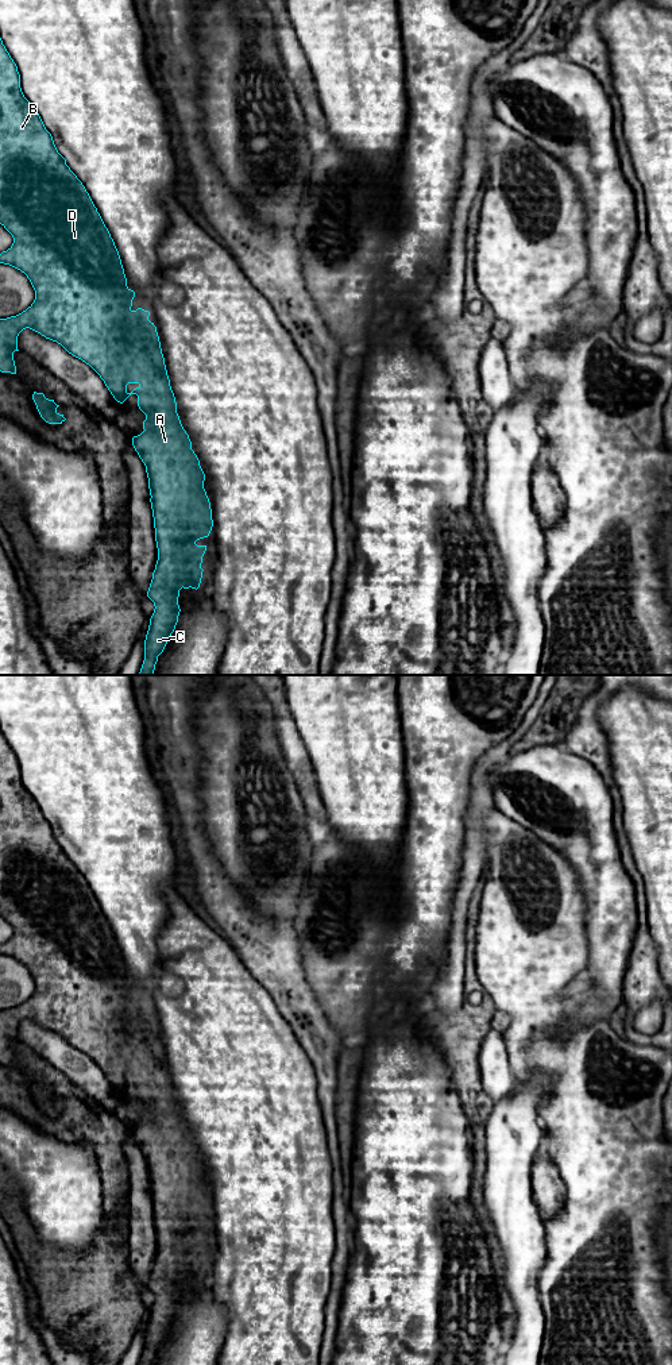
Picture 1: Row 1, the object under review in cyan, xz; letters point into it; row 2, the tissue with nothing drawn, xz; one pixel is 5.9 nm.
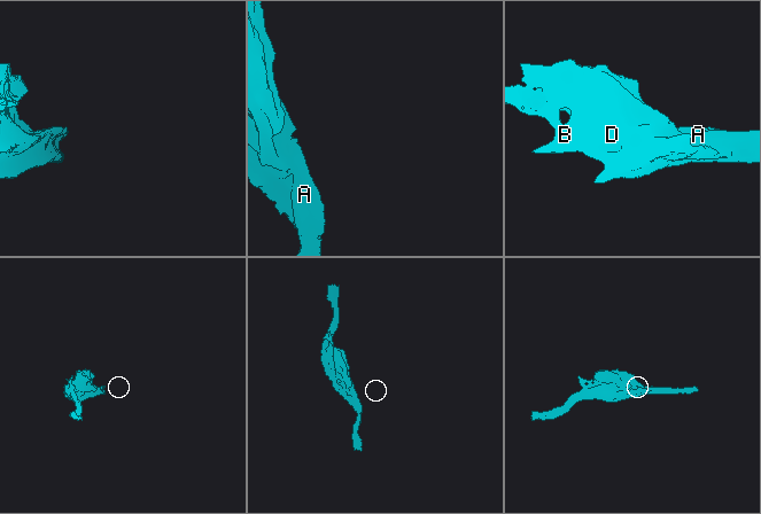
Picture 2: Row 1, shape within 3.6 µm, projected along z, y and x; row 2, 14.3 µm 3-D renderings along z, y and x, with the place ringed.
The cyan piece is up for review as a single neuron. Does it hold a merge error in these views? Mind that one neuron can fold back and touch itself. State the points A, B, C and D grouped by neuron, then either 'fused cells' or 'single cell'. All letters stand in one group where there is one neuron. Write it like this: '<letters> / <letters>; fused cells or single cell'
A B C D; single cell

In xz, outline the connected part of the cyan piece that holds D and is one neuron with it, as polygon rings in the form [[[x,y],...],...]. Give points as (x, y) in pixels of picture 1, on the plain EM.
[[[0,729],[0,915],[13,929],[12,937],[7,942],[3,942],[0,945],[0,955],[9,956],[20,961],[22,964],[24,964],[35,982],[35,991],[26,1002],[23,1002],[22,1005],[16,1007],[0,1010],[0,1063],[16,1065],[13,1044],[19,1042],[18,1027],[23,1021],[30,1019],[40,1025],[46,1030],[57,1033],[69,1045],[81,1050],[86,1056],[89,1056],[100,1067],[100,1069],[104,1072],[105,1077],[108,1079],[108,1081],[111,1083],[111,1086],[117,1094],[123,1095],[131,1086],[136,1086],[138,1098],[146,1106],[146,1111],[143,1113],[144,1122],[140,1126],[132,1129],[132,1137],[146,1157],[148,1180],[151,1187],[150,1194],[151,1194],[152,1208],[154,1208],[158,1252],[157,1252],[155,1261],[152,1264],[152,1270],[147,1283],[147,1288],[154,1293],[155,1300],[150,1310],[150,1316],[148,1316],[148,1322],[144,1331],[144,1351],[139,1365],[154,1365],[158,1347],[163,1343],[178,1314],[178,1307],[181,1303],[178,1296],[179,1281],[182,1279],[184,1280],[192,1279],[197,1281],[201,1275],[202,1262],[204,1262],[201,1260],[201,1254],[202,1254],[202,1248],[206,1242],[206,1237],[197,1237],[196,1233],[200,1230],[208,1229],[213,1218],[211,1194],[204,1180],[205,1165],[200,1157],[200,1152],[197,1146],[192,1141],[192,1133],[189,1130],[189,1126],[184,1121],[179,1107],[177,1104],[177,1094],[170,1077],[170,1071],[167,1067],[157,1018],[154,1017],[154,1014],[148,1011],[150,1003],[142,999],[138,999],[136,1002],[131,1000],[135,983],[127,978],[127,969],[125,969],[121,951],[115,937],[115,933],[111,929],[111,925],[108,919],[105,918],[100,905],[97,903],[97,899],[94,898],[85,878],[77,869],[77,867],[70,861],[70,859],[66,856],[66,851],[58,844],[54,836],[53,828],[46,821],[39,805],[36,803],[34,797],[24,788],[20,779],[20,766],[18,763],[18,757],[11,749],[5,737],[3,736],[1,729]]]

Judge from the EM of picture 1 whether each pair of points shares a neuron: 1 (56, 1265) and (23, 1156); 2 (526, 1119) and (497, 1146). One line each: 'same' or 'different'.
1: different
2: same

